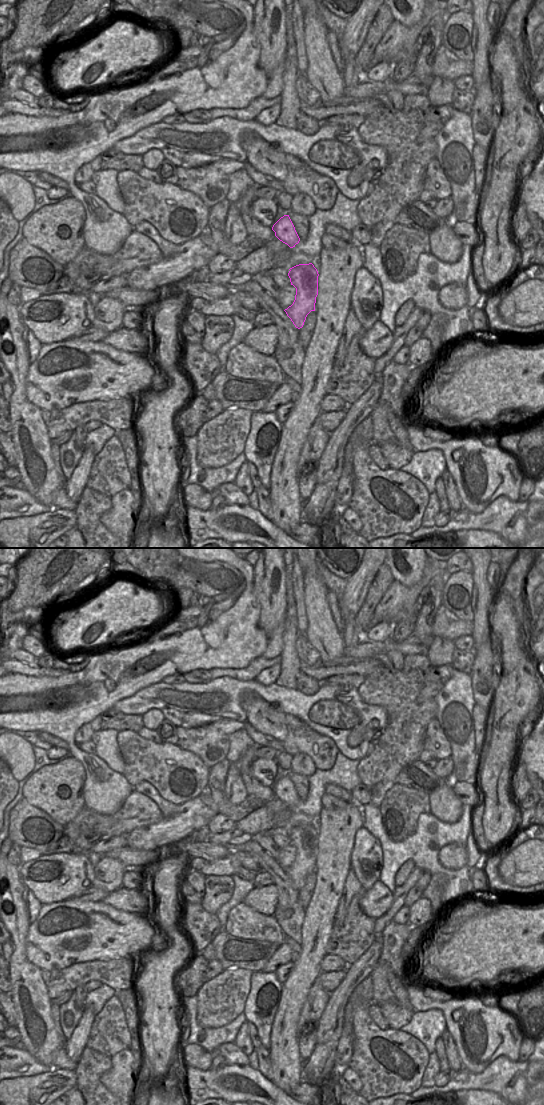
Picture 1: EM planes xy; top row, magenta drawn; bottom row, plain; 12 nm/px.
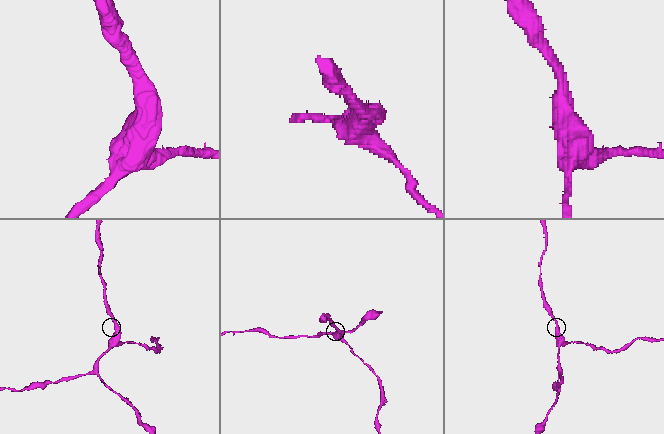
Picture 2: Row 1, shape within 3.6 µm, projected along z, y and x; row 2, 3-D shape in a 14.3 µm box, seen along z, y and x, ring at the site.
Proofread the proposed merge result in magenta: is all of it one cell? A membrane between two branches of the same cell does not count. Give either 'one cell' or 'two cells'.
one cell

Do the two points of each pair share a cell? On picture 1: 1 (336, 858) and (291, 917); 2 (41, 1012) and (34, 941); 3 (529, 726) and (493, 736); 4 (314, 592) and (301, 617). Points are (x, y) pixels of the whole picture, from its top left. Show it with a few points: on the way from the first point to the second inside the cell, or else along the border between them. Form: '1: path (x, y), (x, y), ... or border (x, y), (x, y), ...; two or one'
1: border (305, 909), (301, 932); two
2: border (26, 945), (26, 958), (40, 969); two
3: border (532, 714), (521, 722), (513, 752); two
4: border (303, 586), (303, 605), (307, 621), (305, 633); two

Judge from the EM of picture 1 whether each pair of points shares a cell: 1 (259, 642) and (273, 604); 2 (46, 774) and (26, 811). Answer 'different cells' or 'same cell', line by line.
1: different cells
2: different cells

